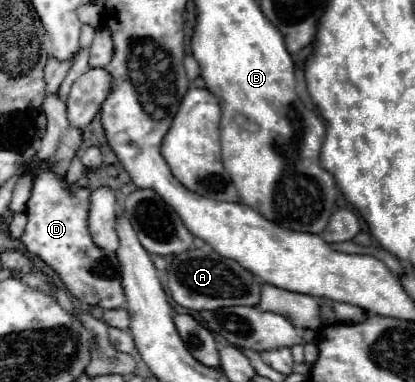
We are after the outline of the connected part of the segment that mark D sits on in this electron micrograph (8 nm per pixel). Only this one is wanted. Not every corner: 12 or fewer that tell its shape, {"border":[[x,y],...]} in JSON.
{"border":[[37,167],[27,251],[89,305],[125,305],[115,253],[87,229],[89,191]]}

